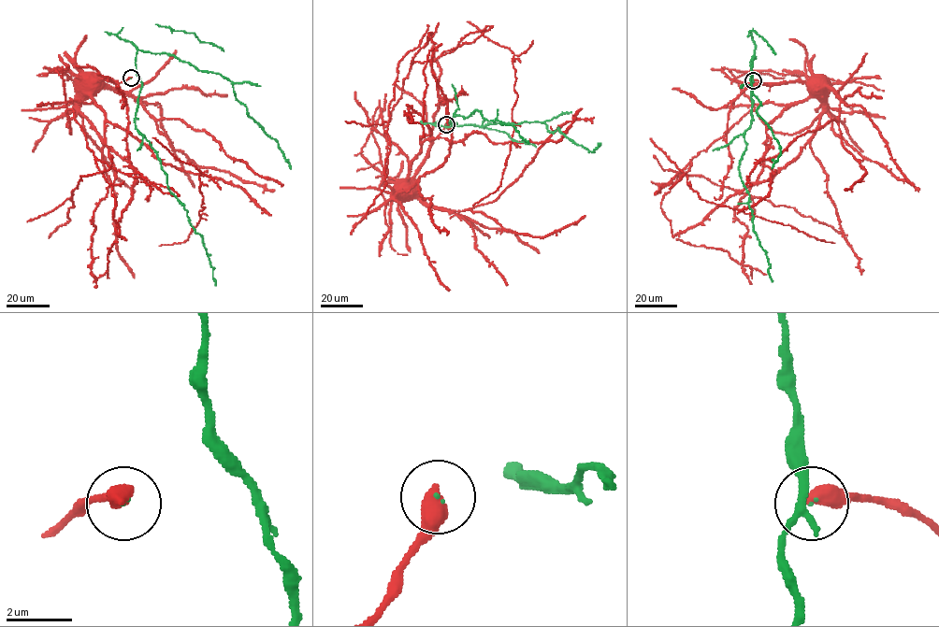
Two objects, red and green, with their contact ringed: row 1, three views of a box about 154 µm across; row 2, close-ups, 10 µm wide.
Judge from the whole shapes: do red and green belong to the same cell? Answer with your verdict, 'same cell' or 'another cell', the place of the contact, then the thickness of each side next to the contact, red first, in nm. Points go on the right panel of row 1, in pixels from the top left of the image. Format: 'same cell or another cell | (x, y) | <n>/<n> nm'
same cell | (753, 80) | 550/40 nm

